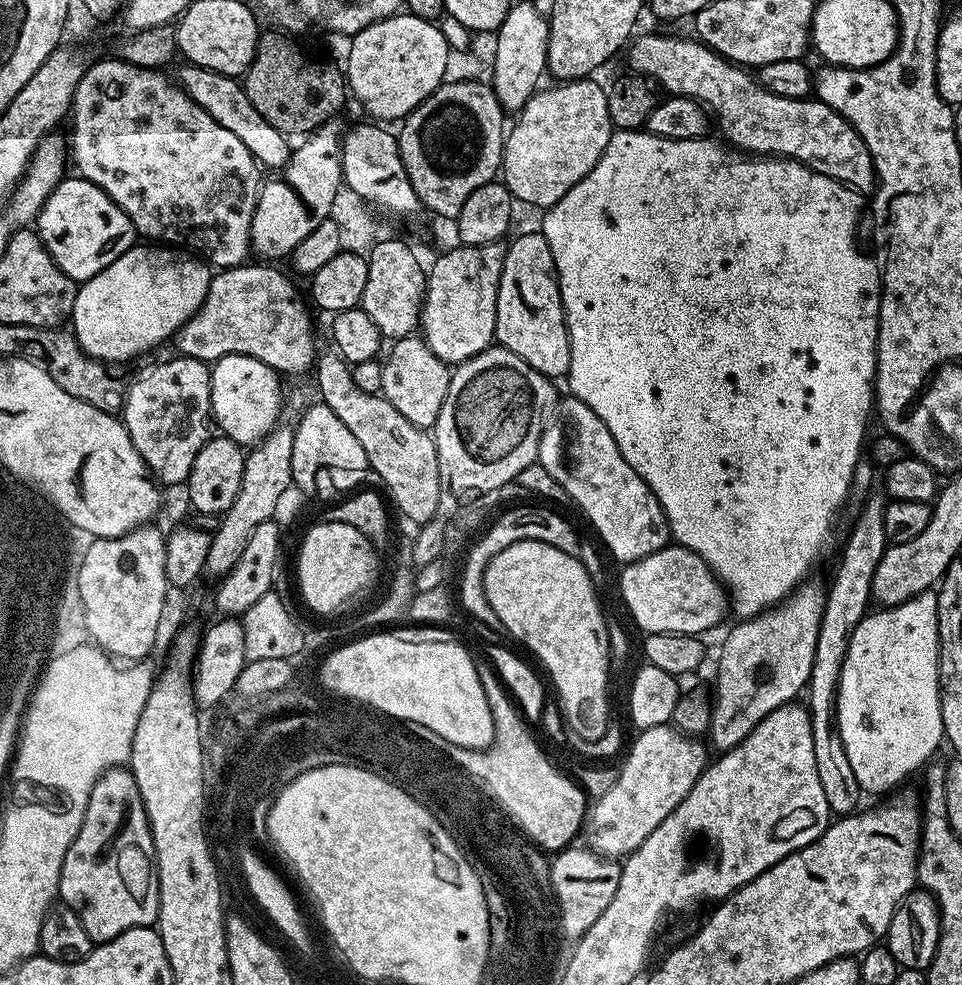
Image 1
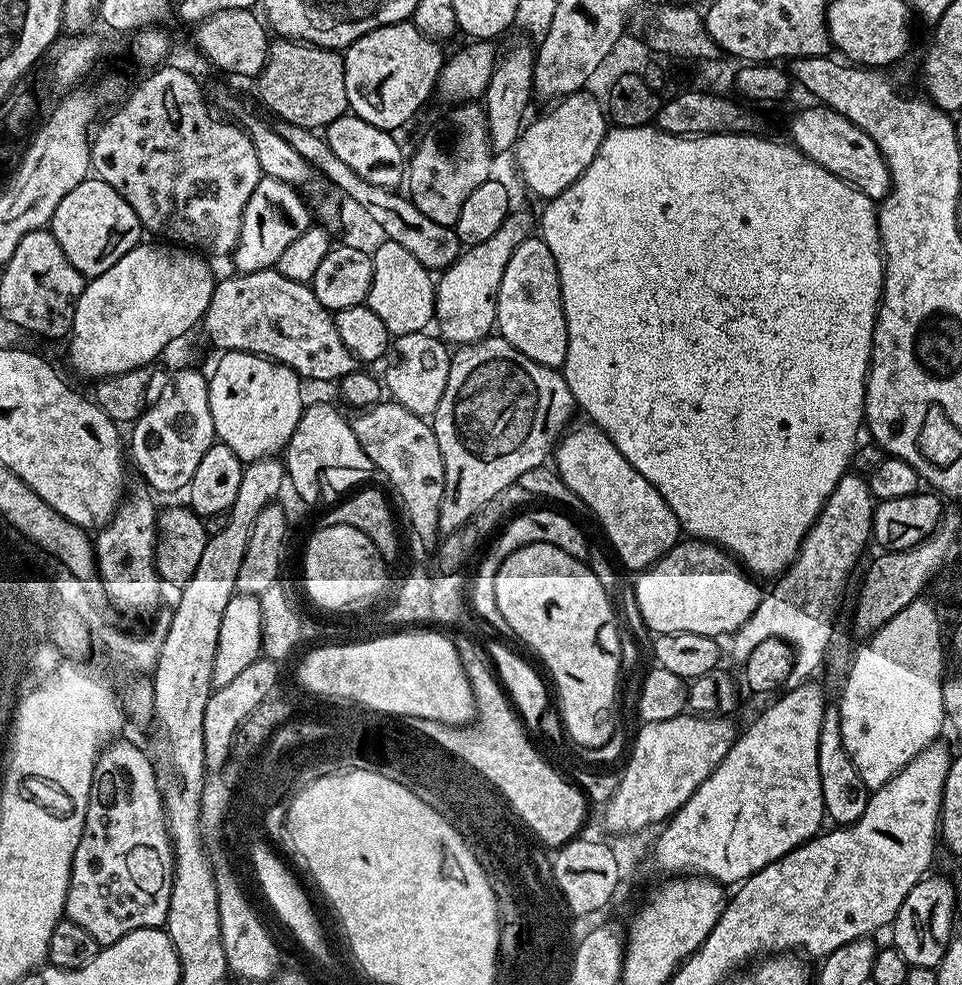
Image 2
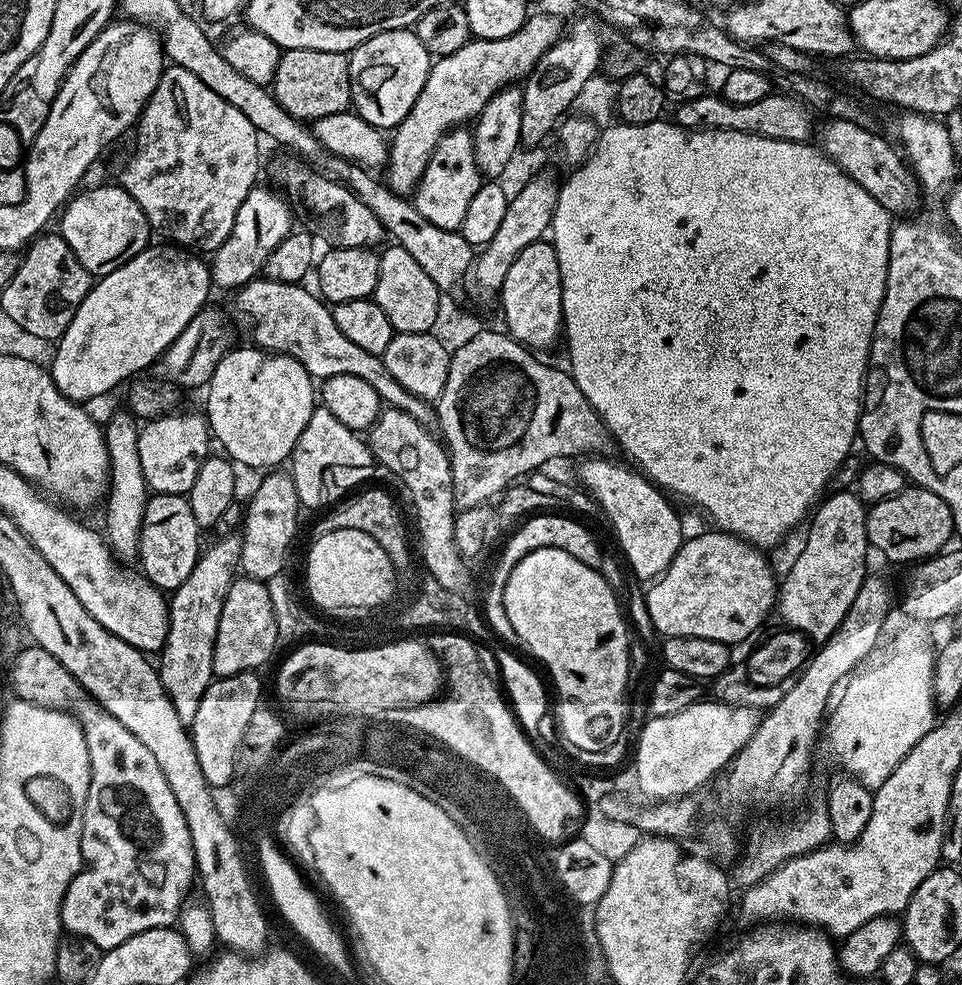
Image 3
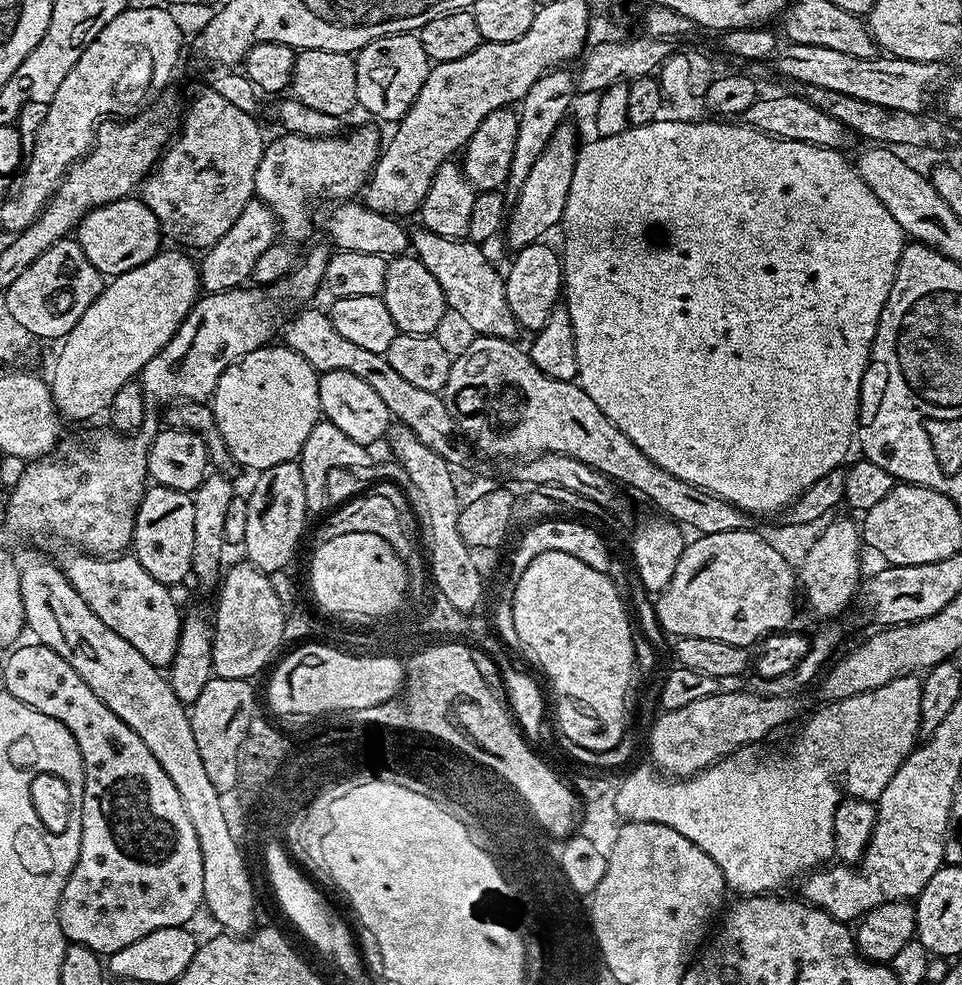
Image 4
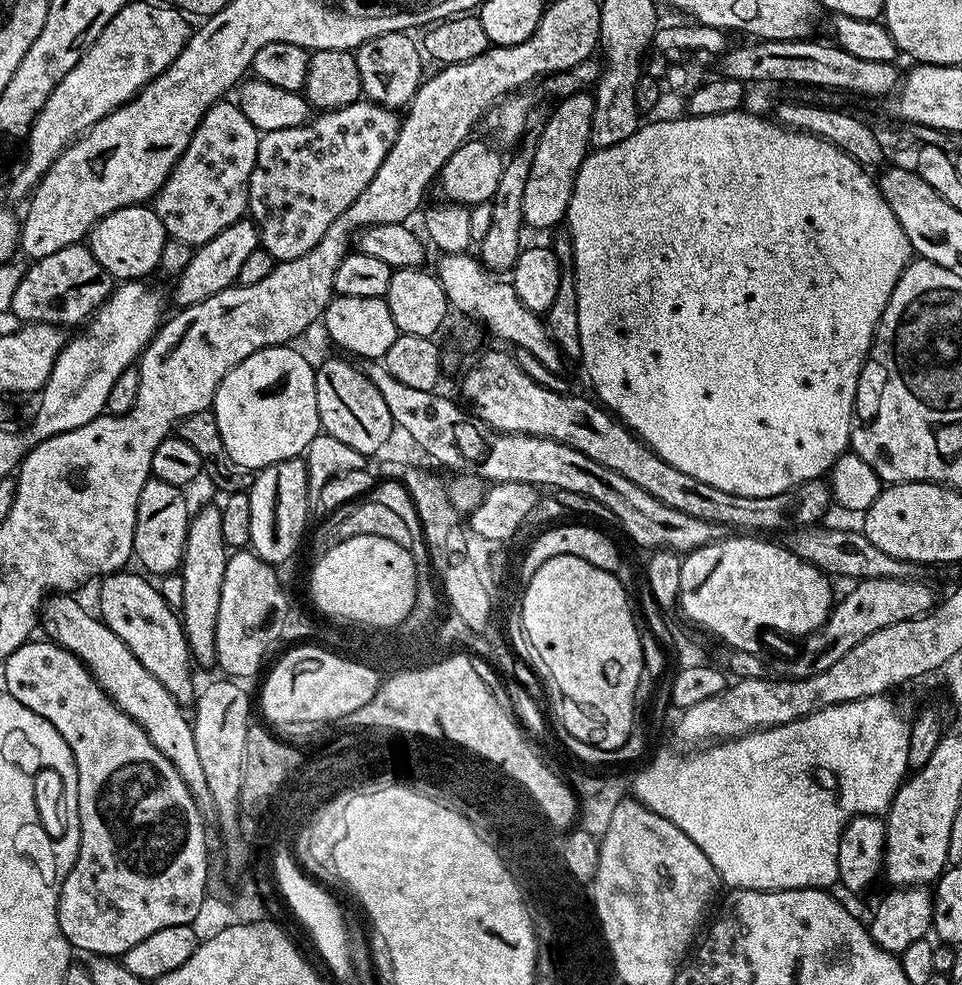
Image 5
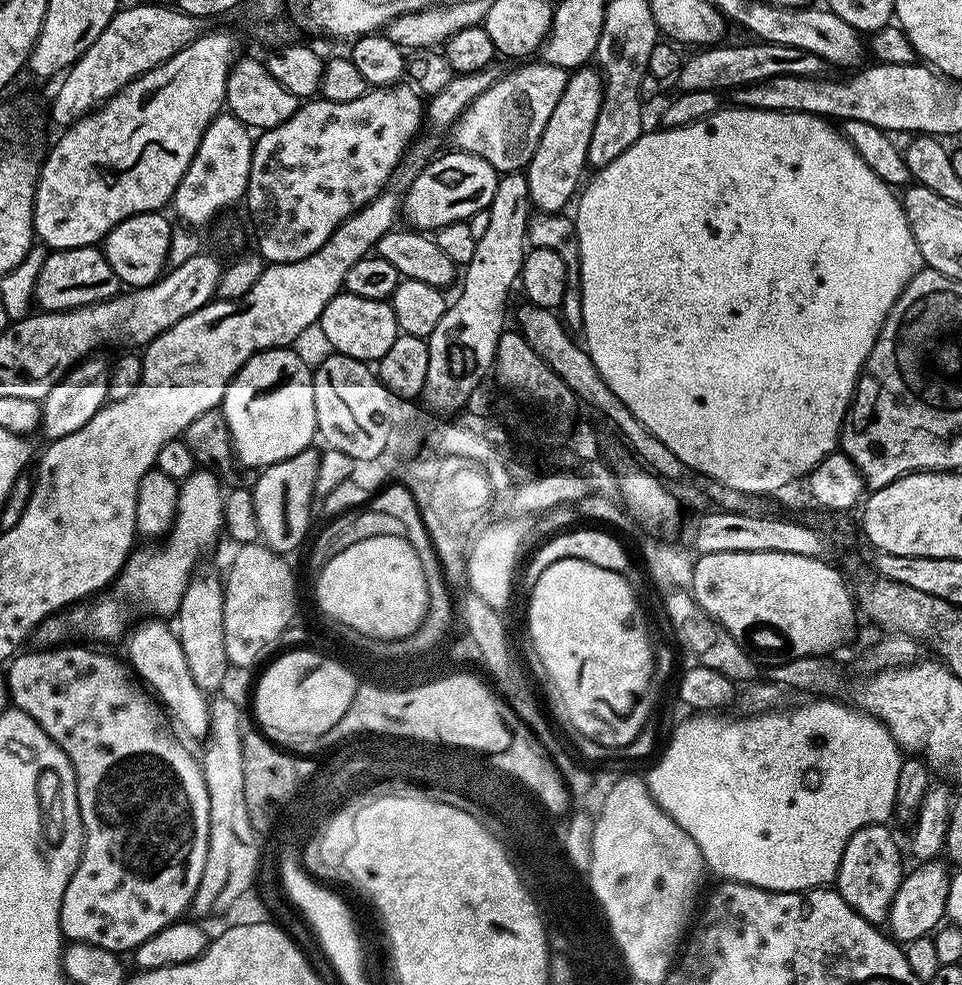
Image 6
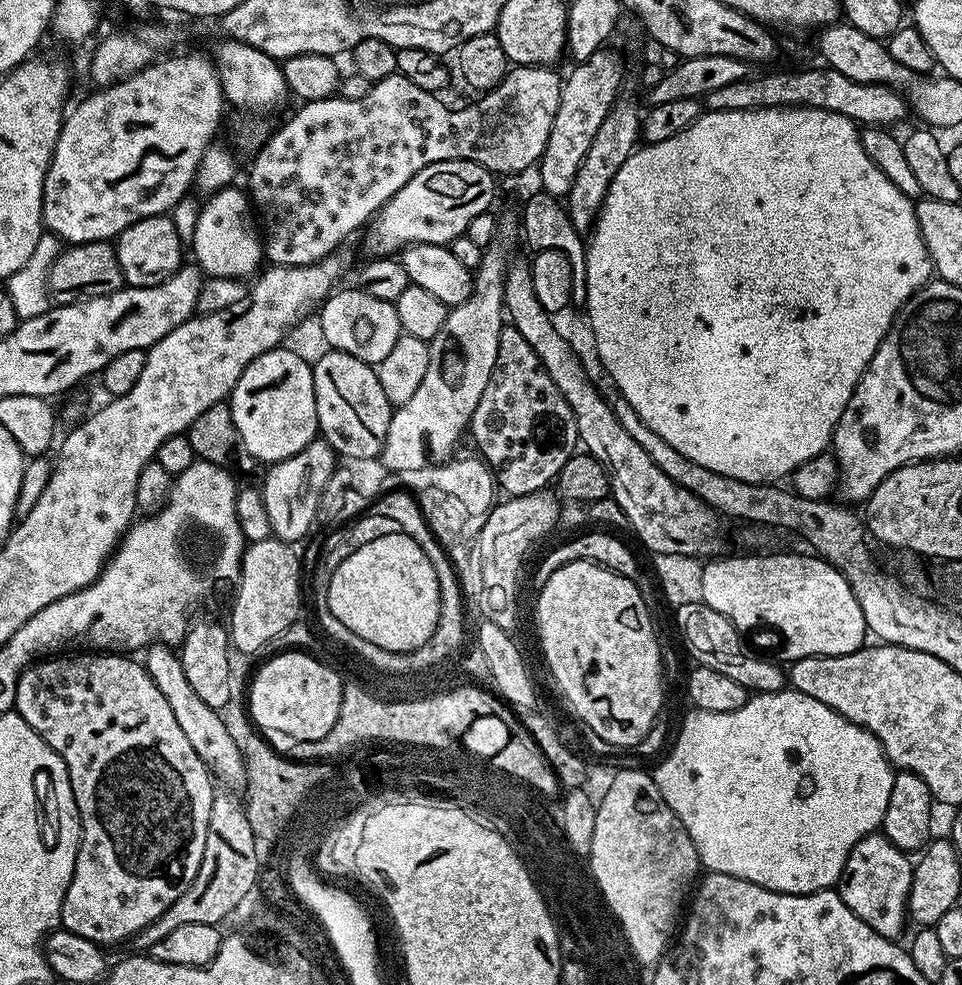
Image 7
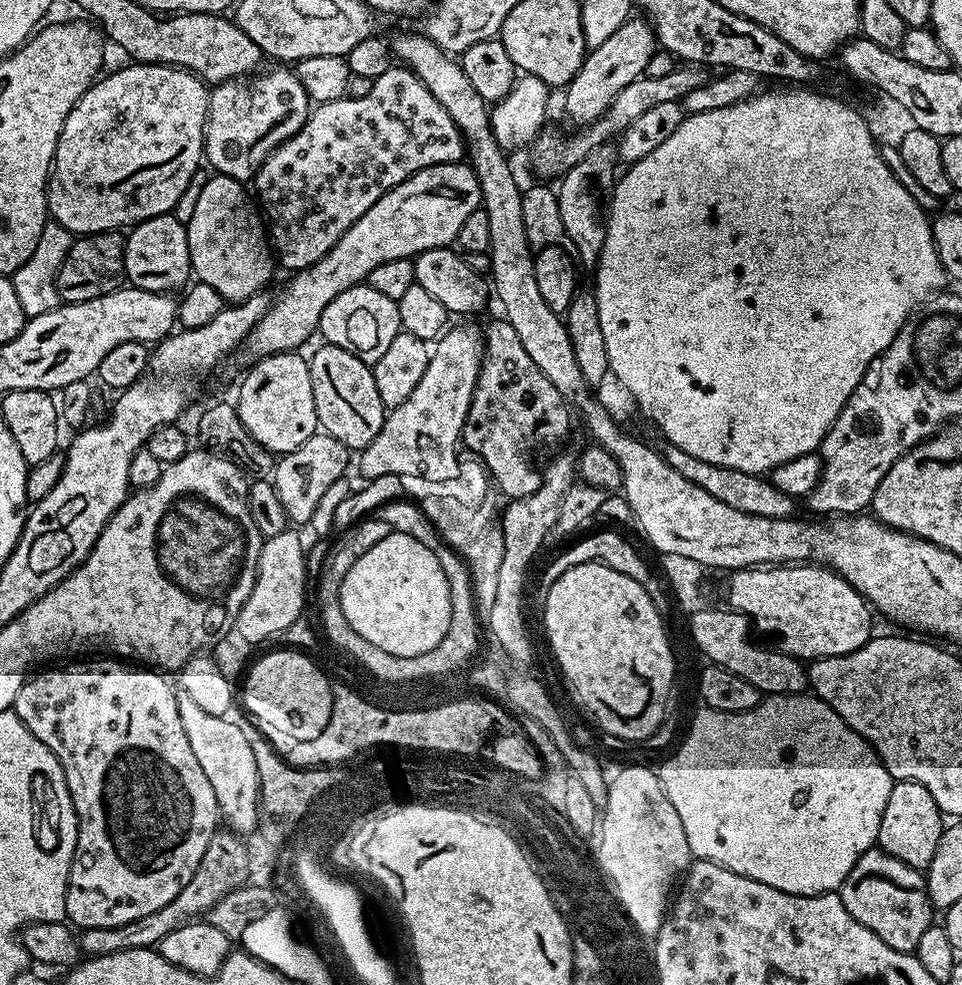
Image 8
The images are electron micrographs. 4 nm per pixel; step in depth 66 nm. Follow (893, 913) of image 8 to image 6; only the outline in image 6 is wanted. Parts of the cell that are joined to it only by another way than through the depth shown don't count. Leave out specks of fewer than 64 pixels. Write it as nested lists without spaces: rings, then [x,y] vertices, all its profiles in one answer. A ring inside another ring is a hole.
[[[871,824],[858,830],[858,834],[846,842],[846,850],[842,850],[842,862],[834,881],[835,891],[841,898],[859,916],[877,926],[887,921],[894,894],[898,894],[898,886],[906,875],[906,867],[900,861],[900,848],[890,829],[888,824]]]

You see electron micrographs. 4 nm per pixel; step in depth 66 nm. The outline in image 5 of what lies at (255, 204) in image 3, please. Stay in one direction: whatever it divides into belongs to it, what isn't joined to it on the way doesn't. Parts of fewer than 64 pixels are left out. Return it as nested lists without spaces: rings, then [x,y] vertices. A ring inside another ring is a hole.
[[[251,219],[235,220],[222,234],[218,234],[210,242],[199,245],[196,252],[188,260],[180,281],[176,284],[176,300],[180,308],[188,308],[198,302],[206,302],[206,298],[214,298],[222,290],[233,287],[240,279],[240,271],[246,263],[246,258],[254,254],[261,243],[257,225]]]

